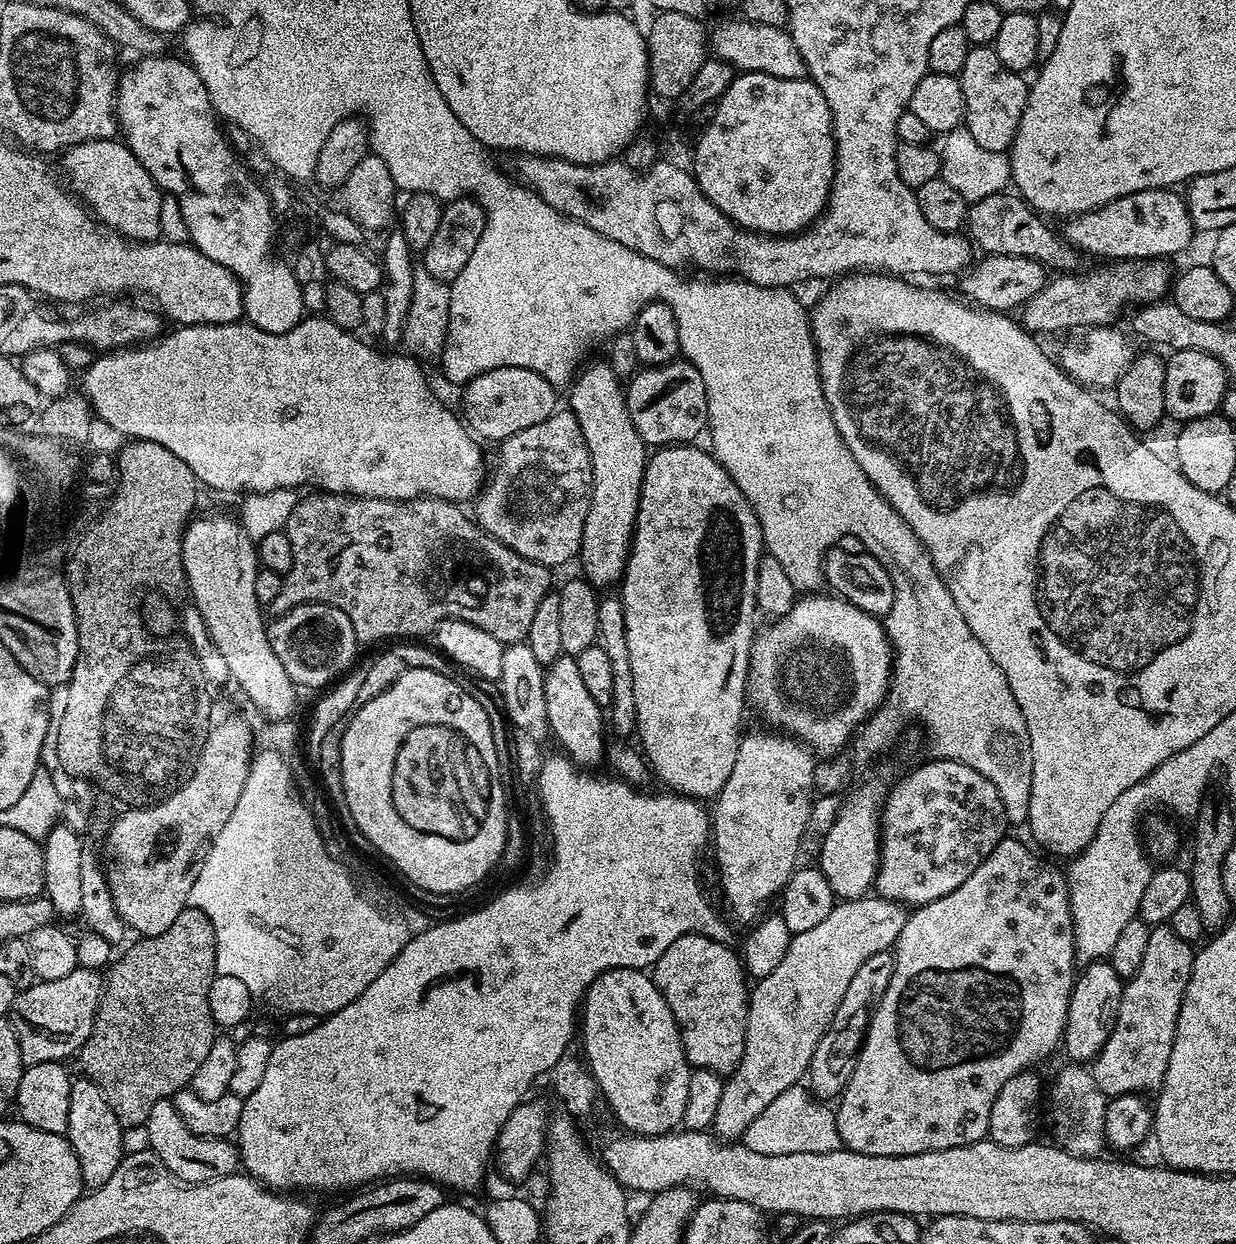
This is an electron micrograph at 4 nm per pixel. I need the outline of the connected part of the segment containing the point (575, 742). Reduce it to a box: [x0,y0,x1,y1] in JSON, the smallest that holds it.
[544,655,606,766]

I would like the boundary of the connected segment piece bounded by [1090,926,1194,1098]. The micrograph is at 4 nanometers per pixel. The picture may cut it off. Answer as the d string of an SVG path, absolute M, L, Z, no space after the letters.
M1167 926L1152 928L1150 942L1146 942L1146 954L1142 954L1142 966L1124 985L1122 1002L1118 1006L1118 1018L1114 1022L1114 1030L1110 1038L1106 1038L1104 1049L1095 1060L1091 1061L1090 1071L1094 1082L1098 1082L1098 1090L1106 1098L1122 1094L1155 1093L1166 1078L1166 1070L1170 1066L1170 1050L1174 1050L1174 1038L1178 1026L1178 1014L1182 1010L1182 1002L1186 994L1186 986L1192 973L1193 945L1187 944L1174 930Z

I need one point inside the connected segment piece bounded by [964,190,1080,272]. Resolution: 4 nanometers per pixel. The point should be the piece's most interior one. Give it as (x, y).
(1002, 224)

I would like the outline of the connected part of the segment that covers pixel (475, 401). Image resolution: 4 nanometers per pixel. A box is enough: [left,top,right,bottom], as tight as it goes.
[462,366,558,442]

